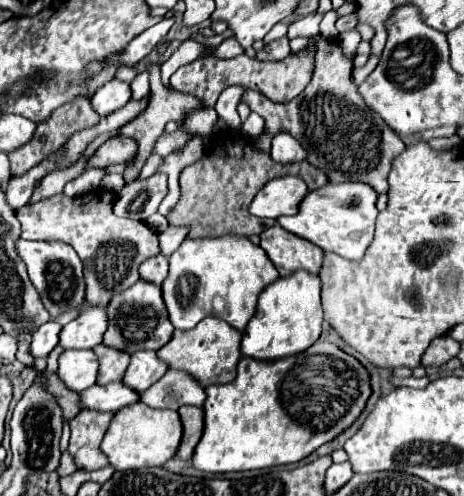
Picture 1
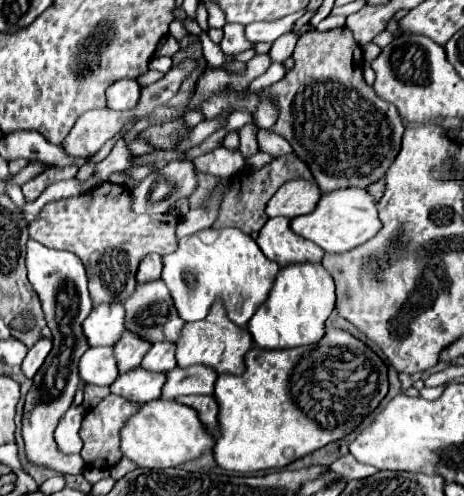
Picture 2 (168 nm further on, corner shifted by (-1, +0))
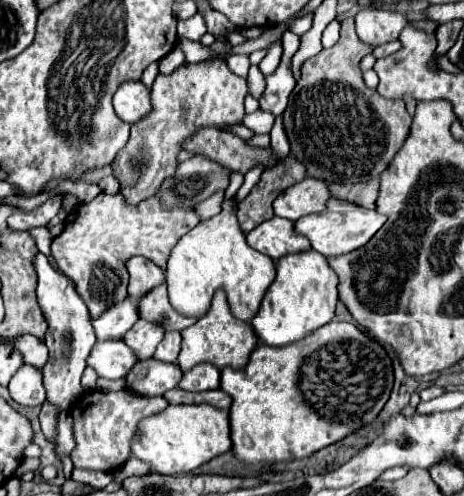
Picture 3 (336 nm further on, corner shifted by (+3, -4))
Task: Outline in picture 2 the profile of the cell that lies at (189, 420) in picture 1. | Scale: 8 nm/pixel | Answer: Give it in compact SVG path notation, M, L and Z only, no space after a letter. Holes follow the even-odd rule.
M177 396L175 400L195 408L207 430L215 430L219 426L219 420L217 420L219 406L215 404L215 396Z

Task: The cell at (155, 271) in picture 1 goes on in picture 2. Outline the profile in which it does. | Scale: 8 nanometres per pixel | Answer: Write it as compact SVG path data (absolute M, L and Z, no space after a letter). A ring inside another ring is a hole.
M159 254L145 256L139 264L139 270L137 270L137 282L143 284L143 282L159 280L161 278L161 268L163 268L163 262L161 262Z

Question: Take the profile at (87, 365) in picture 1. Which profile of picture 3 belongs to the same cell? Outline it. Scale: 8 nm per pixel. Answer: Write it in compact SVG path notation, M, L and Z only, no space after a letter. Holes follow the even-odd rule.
M121 340L97 342L87 358L87 366L91 366L99 378L119 380L135 366L135 354Z

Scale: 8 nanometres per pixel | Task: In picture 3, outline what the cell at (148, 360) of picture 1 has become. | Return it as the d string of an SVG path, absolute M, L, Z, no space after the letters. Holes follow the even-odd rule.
M165 332L165 338L157 346L153 358L167 362L167 364L173 364L177 360L179 350L181 350L181 334L179 332Z

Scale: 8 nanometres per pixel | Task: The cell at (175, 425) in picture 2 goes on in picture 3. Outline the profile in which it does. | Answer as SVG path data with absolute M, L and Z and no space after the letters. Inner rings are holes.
M207 404L199 406L167 406L163 412L153 414L143 418L137 424L137 432L131 440L131 454L151 466L151 472L157 474L181 474L181 472L191 472L197 466L205 464L207 460L227 452L231 448L231 440L227 440L227 410L217 410Z

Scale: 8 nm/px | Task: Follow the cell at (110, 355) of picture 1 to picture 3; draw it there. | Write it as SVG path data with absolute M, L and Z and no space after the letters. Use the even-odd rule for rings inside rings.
M137 320L133 328L123 336L123 342L135 352L137 360L147 360L153 356L157 344L163 340L163 328L157 324L147 324L145 320Z

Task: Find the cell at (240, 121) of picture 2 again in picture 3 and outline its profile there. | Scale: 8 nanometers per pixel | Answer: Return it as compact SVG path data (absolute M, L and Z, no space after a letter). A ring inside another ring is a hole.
M255 110L255 112L251 112L251 114L247 114L245 118L243 118L243 126L247 126L249 130L253 130L255 134L269 134L271 132L271 128L273 128L273 122L275 122L275 118L273 118L273 114L267 114L267 112L261 112L261 110Z

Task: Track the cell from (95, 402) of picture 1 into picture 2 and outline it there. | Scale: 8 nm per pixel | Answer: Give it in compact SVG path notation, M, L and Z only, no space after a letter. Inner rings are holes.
M139 366L131 372L121 374L111 384L111 392L123 396L129 402L149 402L149 400L157 400L161 396L165 380L167 380L165 374L147 372L145 368Z

